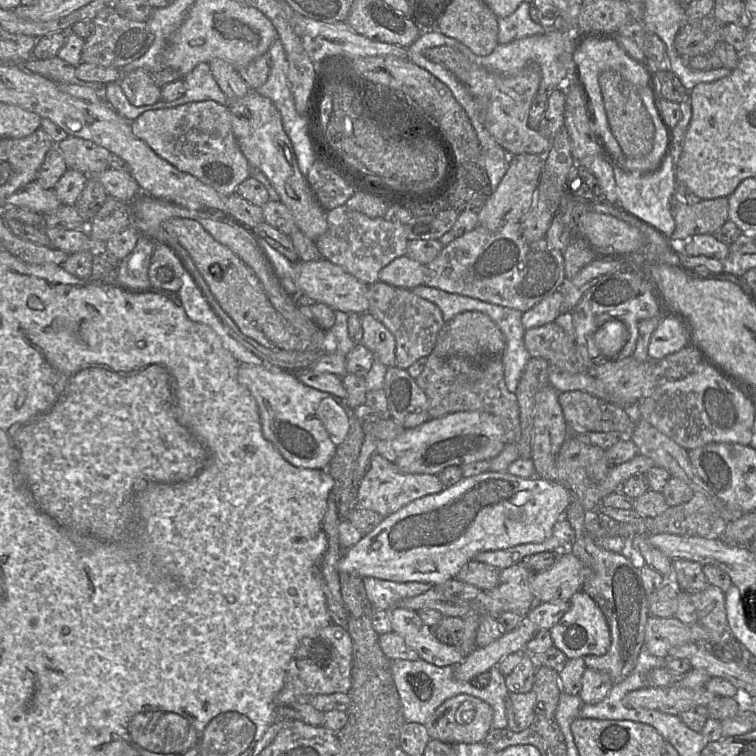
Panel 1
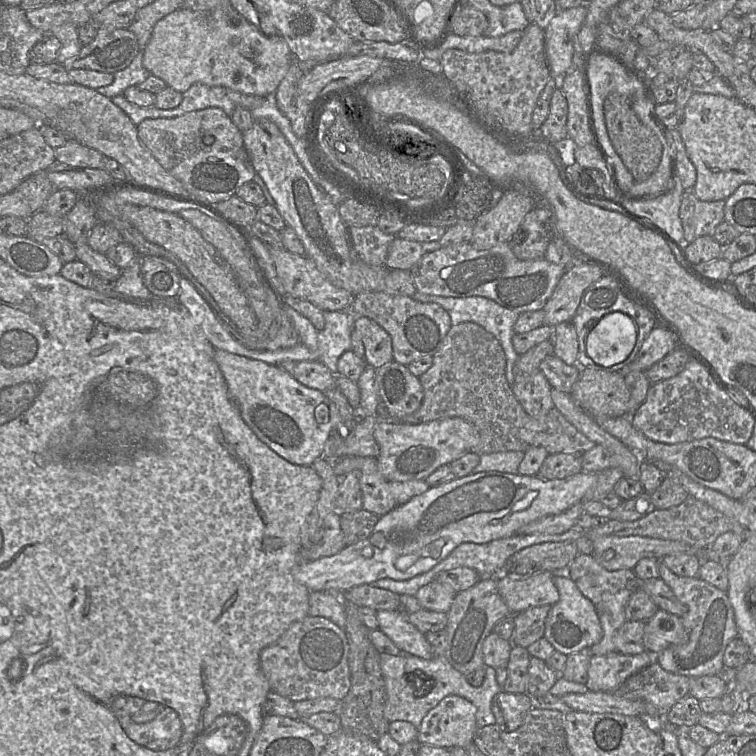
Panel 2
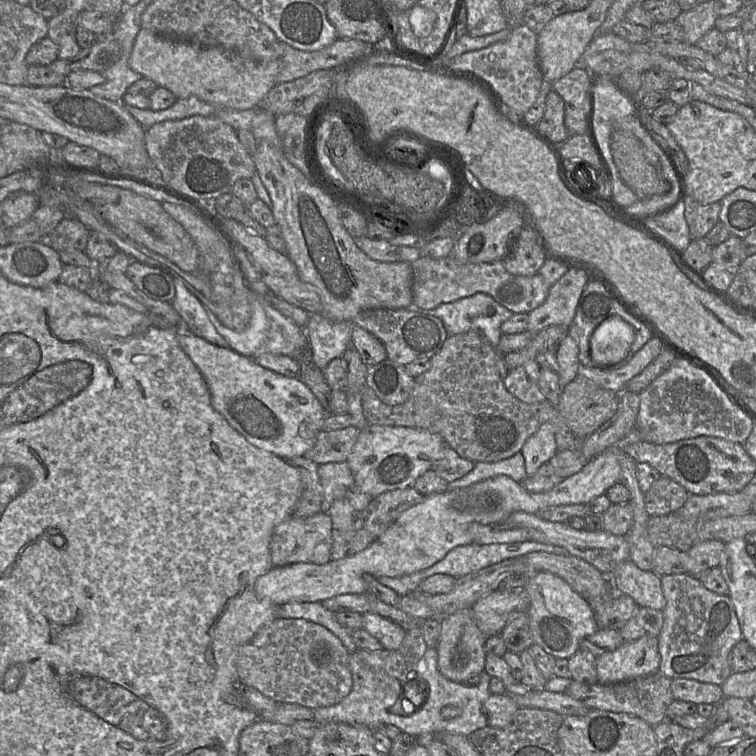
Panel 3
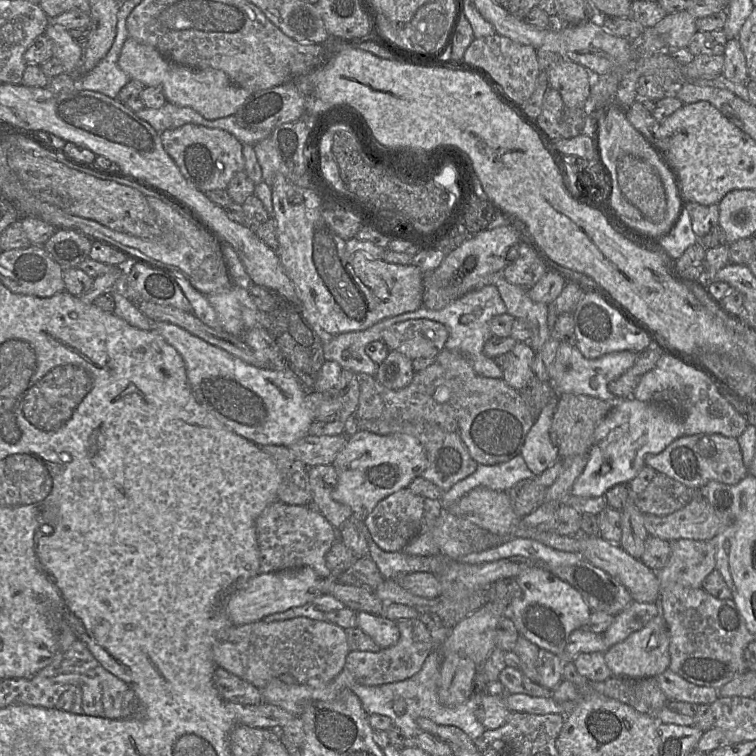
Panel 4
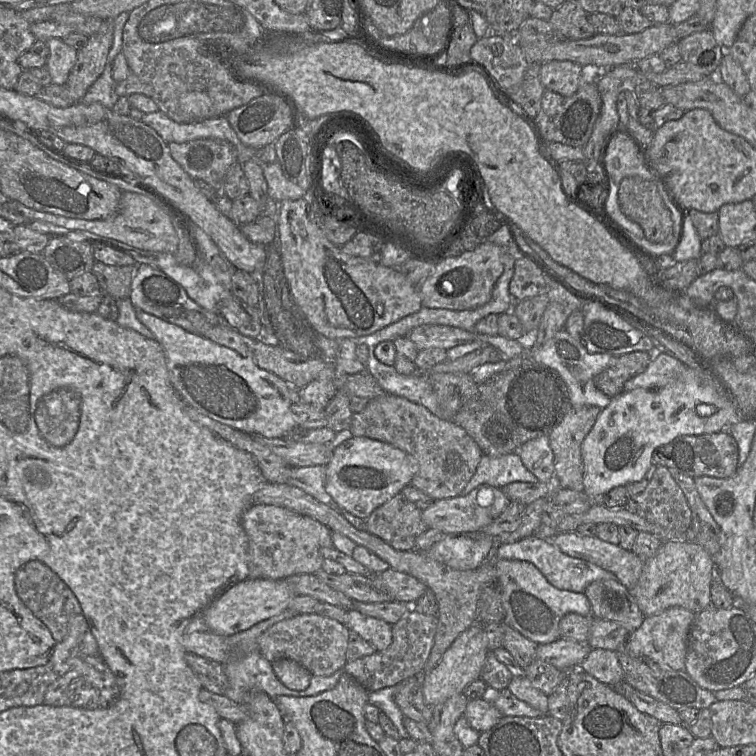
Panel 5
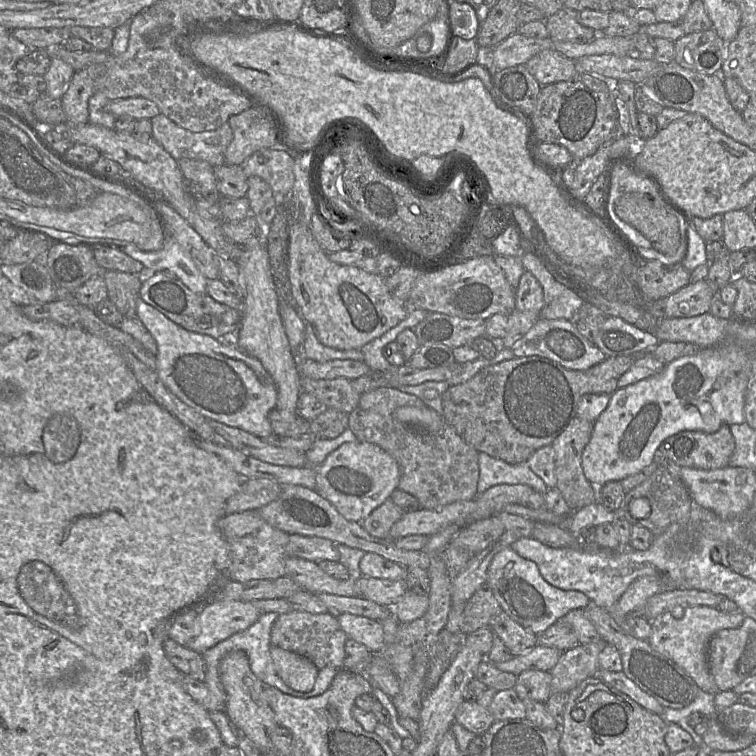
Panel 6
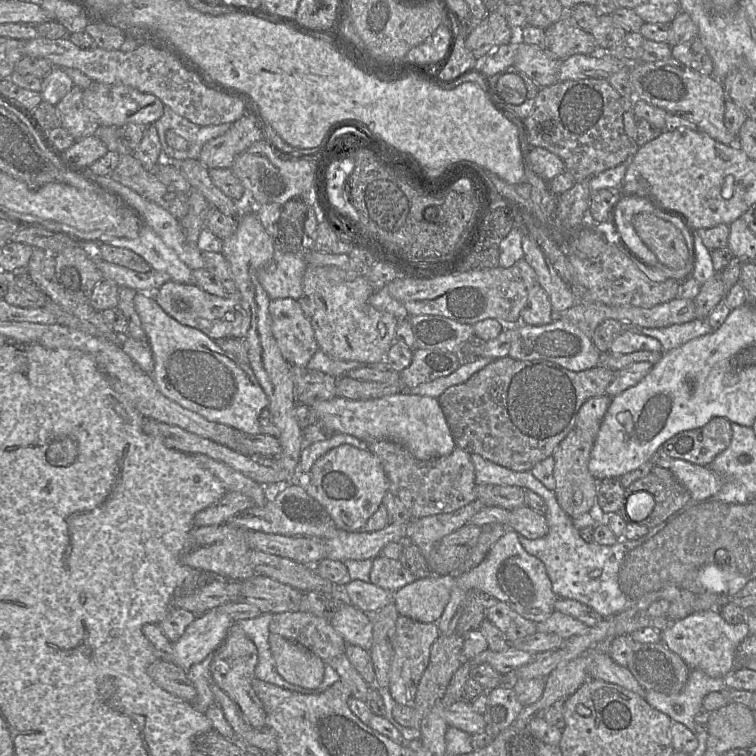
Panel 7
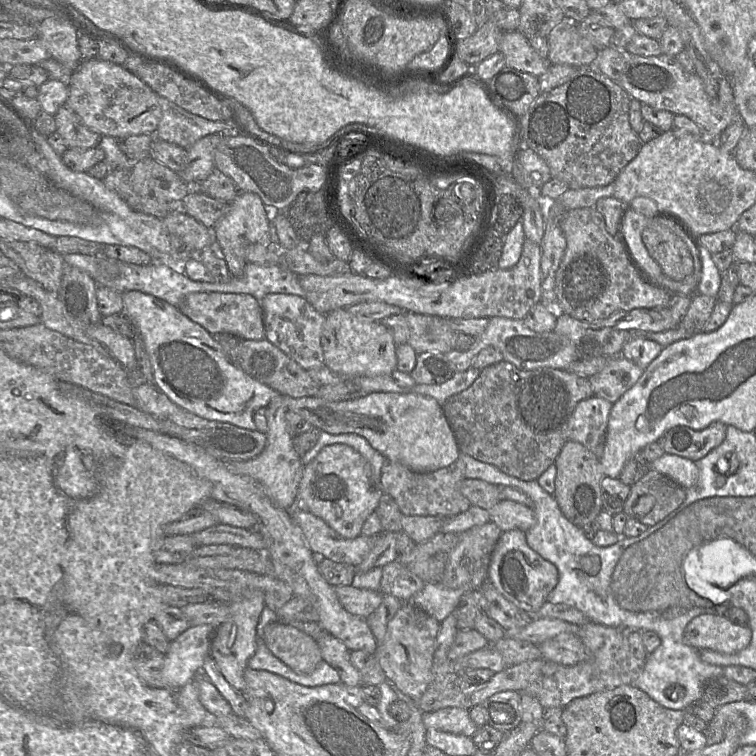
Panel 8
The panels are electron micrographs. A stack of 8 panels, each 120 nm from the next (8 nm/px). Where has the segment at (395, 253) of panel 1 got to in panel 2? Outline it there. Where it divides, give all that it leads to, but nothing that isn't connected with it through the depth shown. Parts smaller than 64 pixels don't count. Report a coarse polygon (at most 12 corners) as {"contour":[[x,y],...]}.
{"contour":[[377,226],[349,227],[358,258],[385,266],[396,235]]}

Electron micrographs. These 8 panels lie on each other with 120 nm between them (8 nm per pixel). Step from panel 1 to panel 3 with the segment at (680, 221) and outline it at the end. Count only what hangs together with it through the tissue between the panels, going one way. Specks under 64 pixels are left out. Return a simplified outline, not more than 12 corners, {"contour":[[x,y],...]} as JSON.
{"contour":[[688,195],[690,239],[704,238],[720,221],[721,203],[701,205]]}

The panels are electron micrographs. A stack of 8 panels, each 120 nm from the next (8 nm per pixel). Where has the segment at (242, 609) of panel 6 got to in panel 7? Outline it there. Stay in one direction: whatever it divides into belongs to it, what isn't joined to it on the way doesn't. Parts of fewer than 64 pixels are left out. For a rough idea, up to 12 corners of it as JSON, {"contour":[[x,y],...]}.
{"contour":[[215,608],[197,615],[173,643],[188,671],[220,646],[235,621]]}

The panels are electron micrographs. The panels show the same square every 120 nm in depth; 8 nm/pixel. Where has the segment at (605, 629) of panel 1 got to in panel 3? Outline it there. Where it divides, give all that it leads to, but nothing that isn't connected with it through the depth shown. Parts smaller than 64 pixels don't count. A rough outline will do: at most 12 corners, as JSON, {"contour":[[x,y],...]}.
{"contour":[[562,578],[524,588],[533,642],[569,659],[597,632],[593,609]]}

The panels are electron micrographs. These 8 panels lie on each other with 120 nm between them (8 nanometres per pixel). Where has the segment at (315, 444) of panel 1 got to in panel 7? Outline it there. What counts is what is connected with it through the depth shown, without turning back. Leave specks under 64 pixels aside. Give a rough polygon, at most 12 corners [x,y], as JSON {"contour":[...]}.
{"contour":[[152,294],[134,307],[160,392],[260,434],[269,399],[250,365],[180,324]]}

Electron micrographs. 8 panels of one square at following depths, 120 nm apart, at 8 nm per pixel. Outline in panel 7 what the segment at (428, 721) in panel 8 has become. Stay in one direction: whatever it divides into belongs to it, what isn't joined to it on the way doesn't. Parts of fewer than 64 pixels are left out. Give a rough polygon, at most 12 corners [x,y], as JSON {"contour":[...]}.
{"contour":[[458,700],[444,711],[448,726],[469,735],[487,729],[471,702]]}

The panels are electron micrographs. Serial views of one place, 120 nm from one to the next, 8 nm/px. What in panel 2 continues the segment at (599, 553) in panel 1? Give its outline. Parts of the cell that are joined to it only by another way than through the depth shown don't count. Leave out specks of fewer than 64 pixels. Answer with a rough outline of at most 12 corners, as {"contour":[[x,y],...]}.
{"contour":[[579,553],[567,575],[594,605],[603,630],[592,656],[616,652],[614,636],[639,589],[630,569],[609,571]]}

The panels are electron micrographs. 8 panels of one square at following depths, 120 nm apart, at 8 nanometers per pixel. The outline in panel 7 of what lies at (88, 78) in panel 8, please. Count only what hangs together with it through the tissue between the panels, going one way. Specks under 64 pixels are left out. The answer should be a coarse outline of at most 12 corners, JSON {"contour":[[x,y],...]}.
{"contour":[[93,82],[83,103],[104,126],[160,119],[158,97],[123,84]]}

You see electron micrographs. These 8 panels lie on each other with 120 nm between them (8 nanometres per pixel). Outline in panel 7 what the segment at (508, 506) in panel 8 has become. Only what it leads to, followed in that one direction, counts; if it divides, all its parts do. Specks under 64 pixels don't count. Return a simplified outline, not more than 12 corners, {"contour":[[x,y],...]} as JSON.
{"contour":[[527,505],[511,510],[508,528],[528,539],[549,530],[545,514]]}

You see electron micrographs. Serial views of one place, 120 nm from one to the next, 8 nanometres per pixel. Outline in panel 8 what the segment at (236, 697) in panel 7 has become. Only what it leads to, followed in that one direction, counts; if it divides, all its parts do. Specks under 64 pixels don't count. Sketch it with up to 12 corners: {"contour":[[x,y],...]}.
{"contour":[[261,590],[230,602],[210,655],[244,695],[244,671],[257,650],[265,607]]}

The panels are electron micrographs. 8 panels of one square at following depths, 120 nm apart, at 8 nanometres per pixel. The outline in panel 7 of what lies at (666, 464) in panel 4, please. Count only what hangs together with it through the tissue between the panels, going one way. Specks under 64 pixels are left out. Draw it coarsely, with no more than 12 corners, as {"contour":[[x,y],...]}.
{"contour":[[714,417],[660,449],[707,466],[729,446],[731,422]]}

